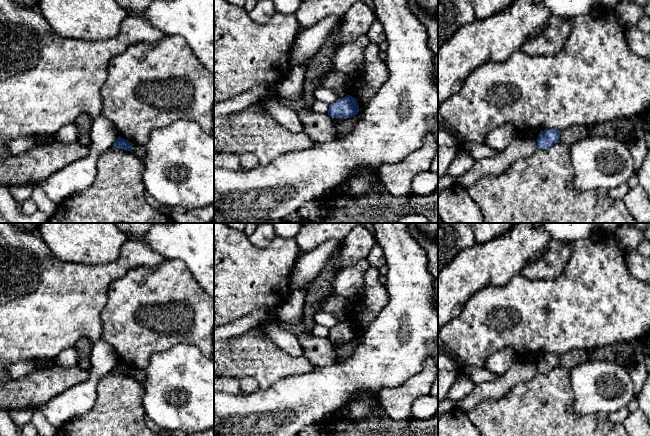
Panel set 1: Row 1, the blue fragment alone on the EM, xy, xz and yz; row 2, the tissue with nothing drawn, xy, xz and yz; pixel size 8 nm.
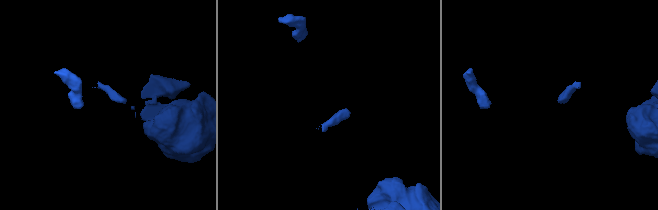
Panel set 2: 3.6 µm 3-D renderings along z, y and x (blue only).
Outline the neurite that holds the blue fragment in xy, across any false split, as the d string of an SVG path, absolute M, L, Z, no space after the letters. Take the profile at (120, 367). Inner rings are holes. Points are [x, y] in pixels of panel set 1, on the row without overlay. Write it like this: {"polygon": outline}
{"polygon": "M120 360L117 362L116 366L113 368L114 372L122 373L125 375L131 375L133 372L133 369L131 366L128 364L125 364L121 362Z"}

